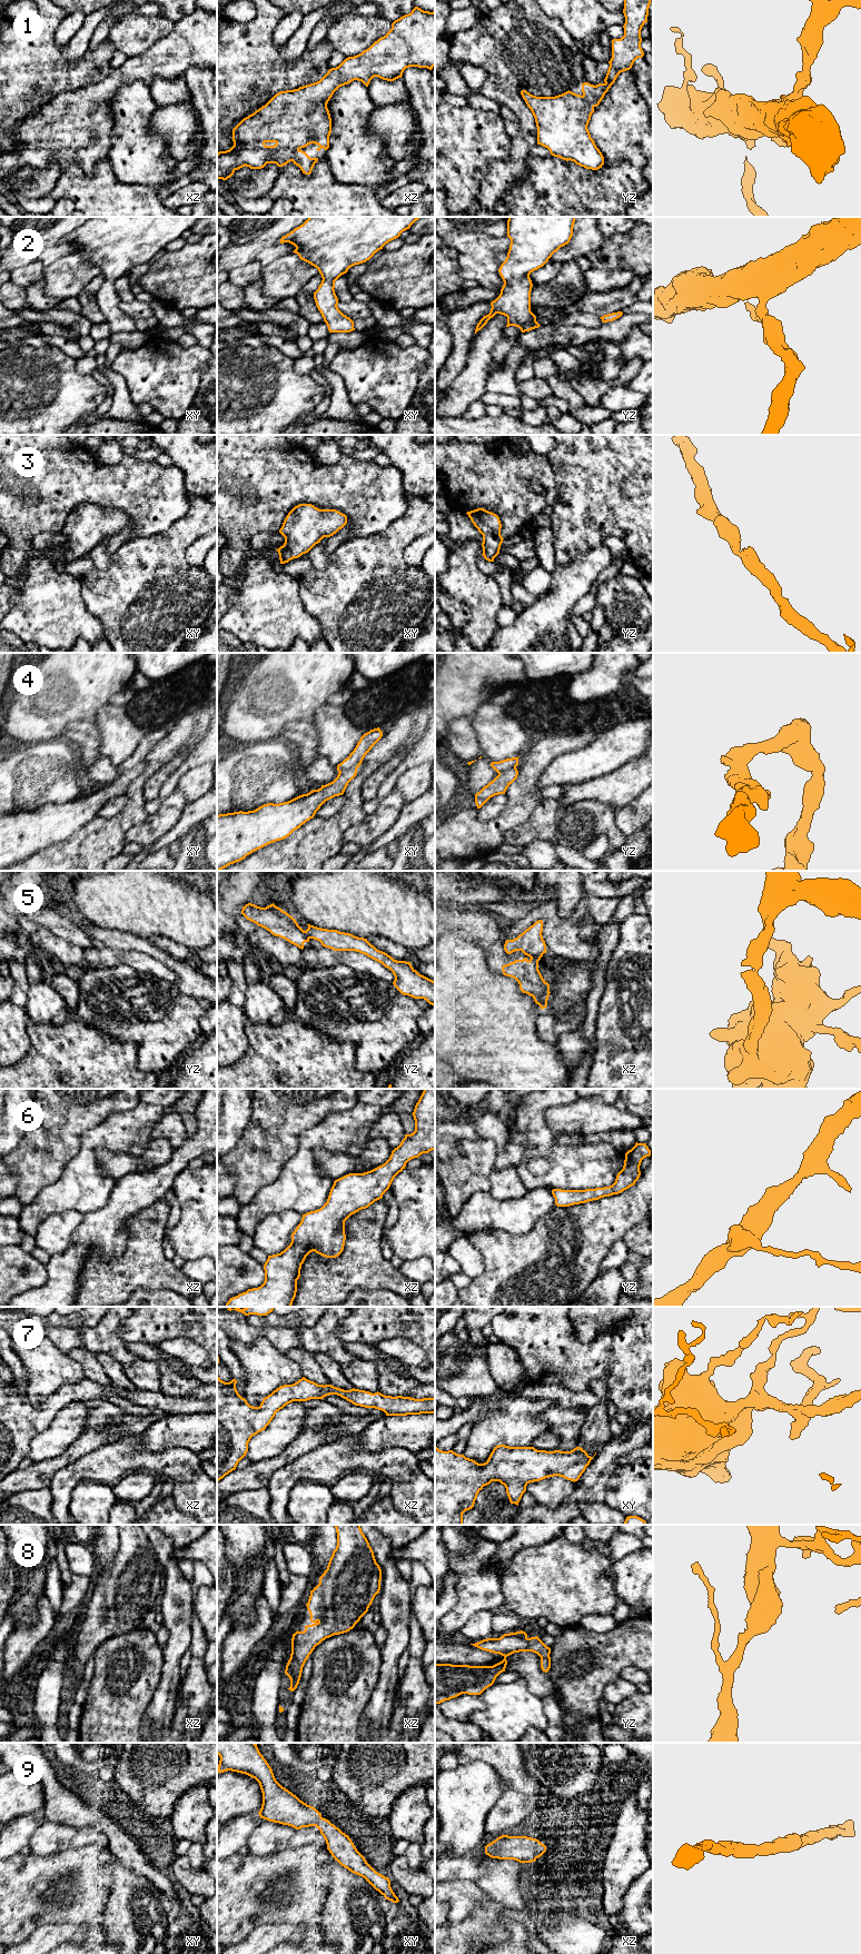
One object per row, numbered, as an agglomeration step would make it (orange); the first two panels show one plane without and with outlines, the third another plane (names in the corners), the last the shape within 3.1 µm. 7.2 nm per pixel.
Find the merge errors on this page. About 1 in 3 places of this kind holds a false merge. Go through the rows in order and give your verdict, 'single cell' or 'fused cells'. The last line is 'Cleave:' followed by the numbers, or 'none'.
1: single cell
2: single cell
3: single cell
4: fused cells
5: fused cells
6: single cell
7: single cell
8: single cell
9: single cell
Cleave: 4, 5

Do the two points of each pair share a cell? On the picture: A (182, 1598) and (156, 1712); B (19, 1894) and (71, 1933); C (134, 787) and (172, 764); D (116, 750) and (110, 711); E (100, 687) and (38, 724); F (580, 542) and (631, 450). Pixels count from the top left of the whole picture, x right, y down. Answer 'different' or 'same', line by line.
A: same
B: different
C: different
D: same
E: same
F: same

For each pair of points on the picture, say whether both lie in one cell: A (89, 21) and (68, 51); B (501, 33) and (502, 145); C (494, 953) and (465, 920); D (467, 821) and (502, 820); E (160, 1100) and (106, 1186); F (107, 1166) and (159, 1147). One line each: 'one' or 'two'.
A: one
B: two
C: one
D: one
E: one
F: one

